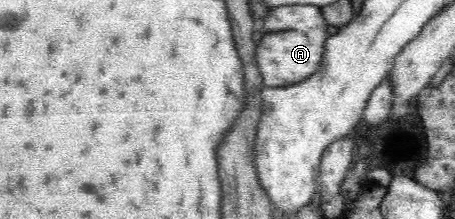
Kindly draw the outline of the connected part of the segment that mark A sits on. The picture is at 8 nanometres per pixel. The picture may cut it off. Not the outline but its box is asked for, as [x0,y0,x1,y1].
[256,27,329,88]

